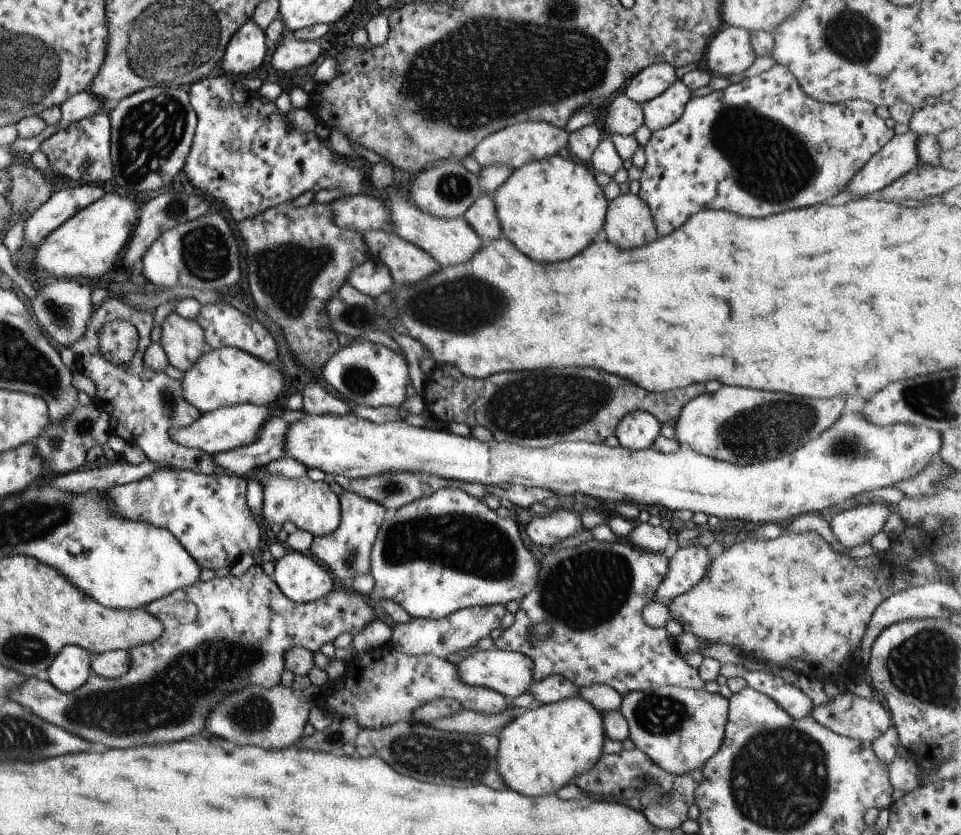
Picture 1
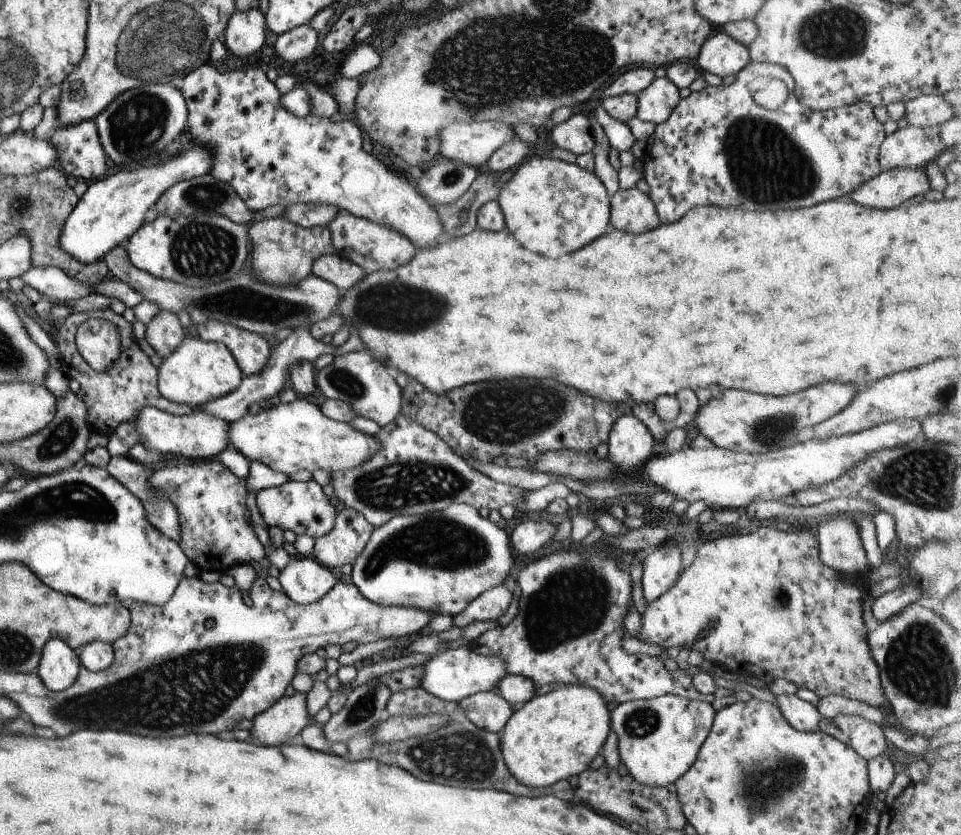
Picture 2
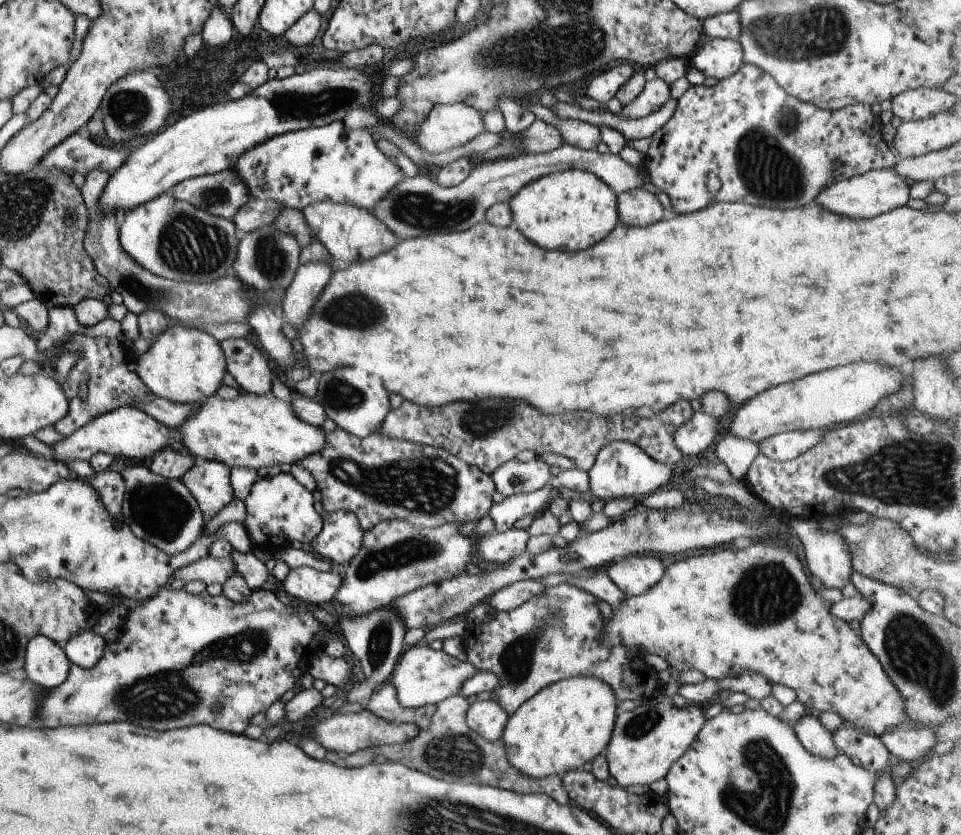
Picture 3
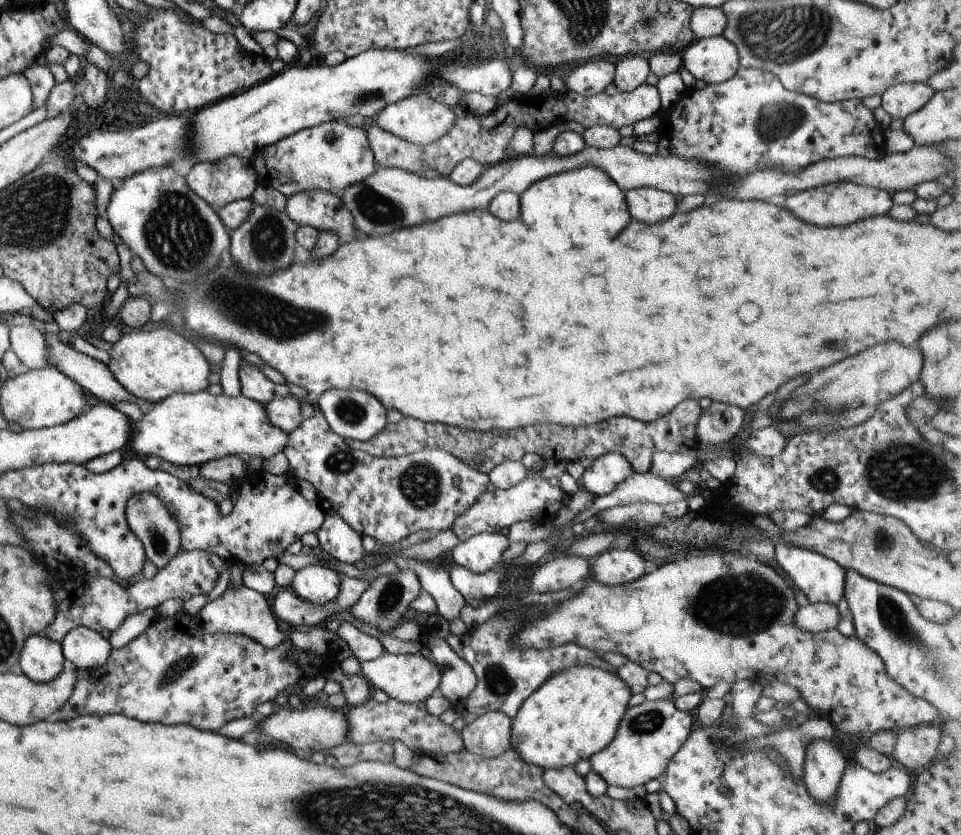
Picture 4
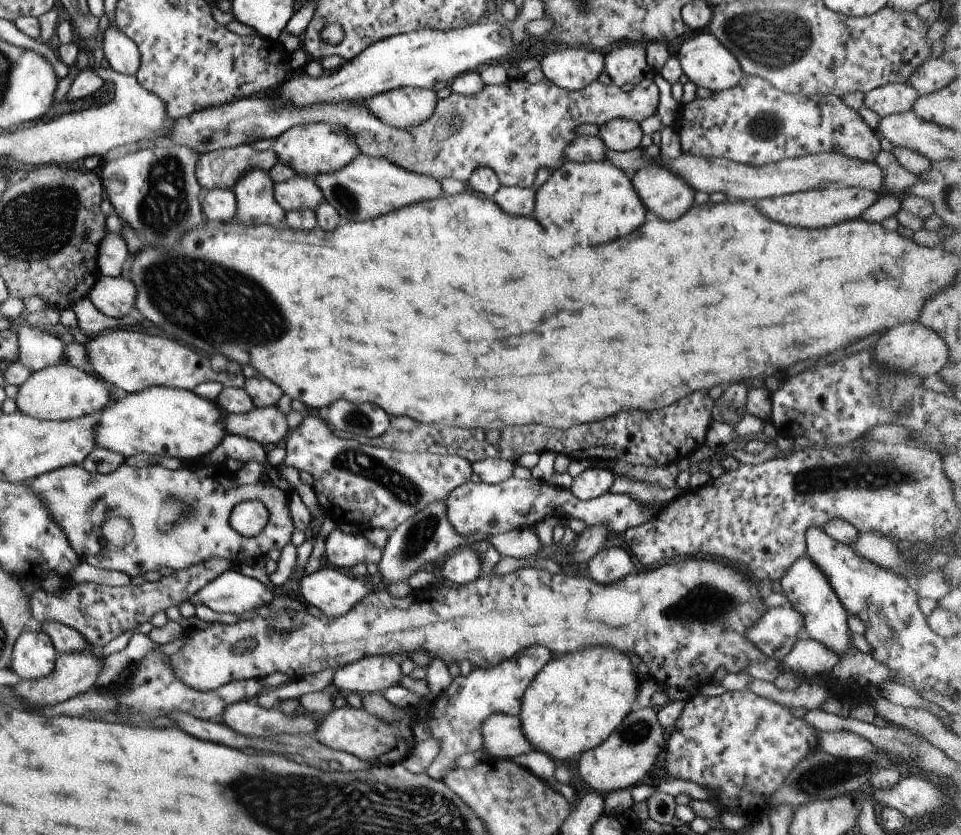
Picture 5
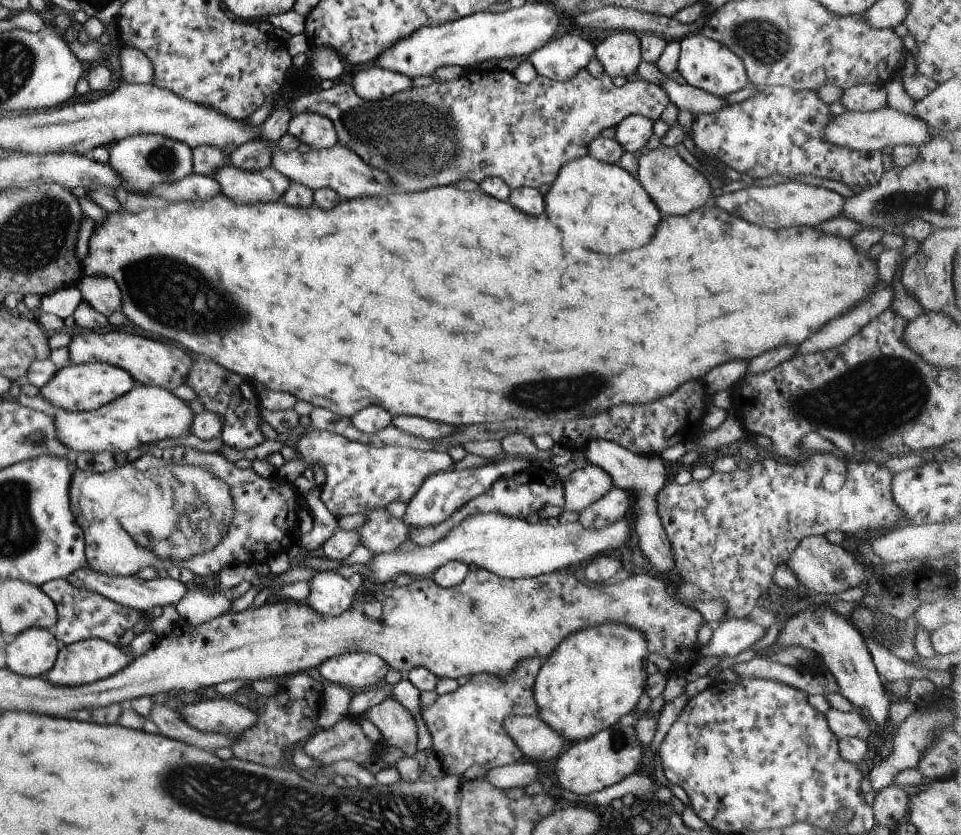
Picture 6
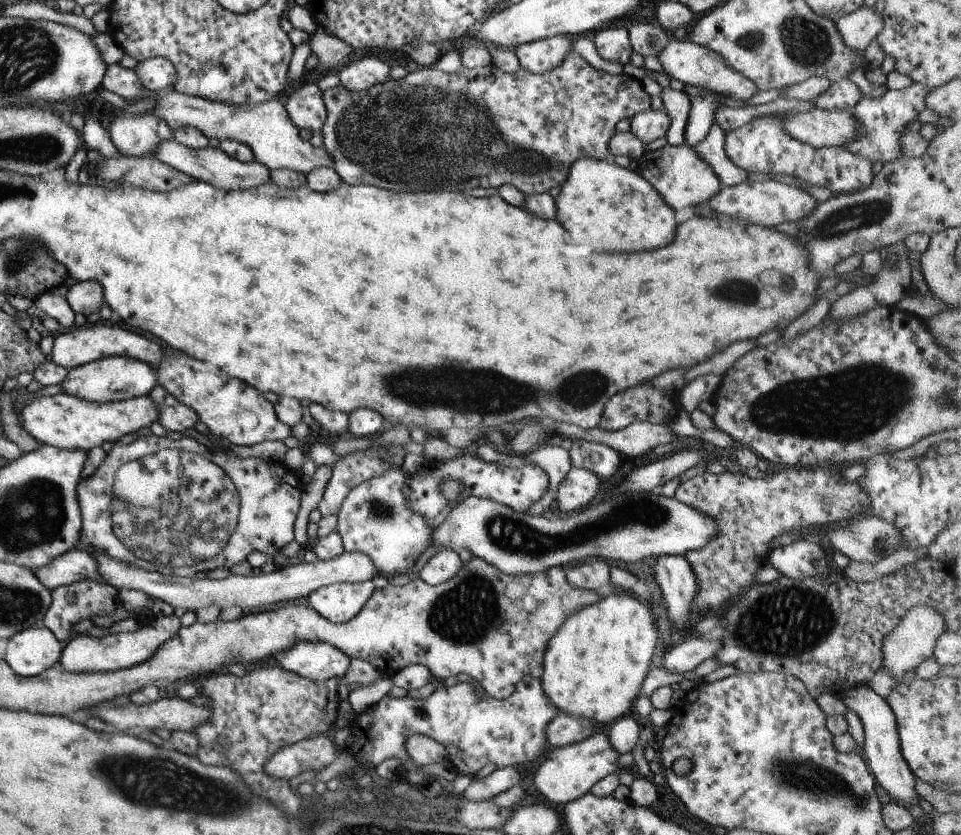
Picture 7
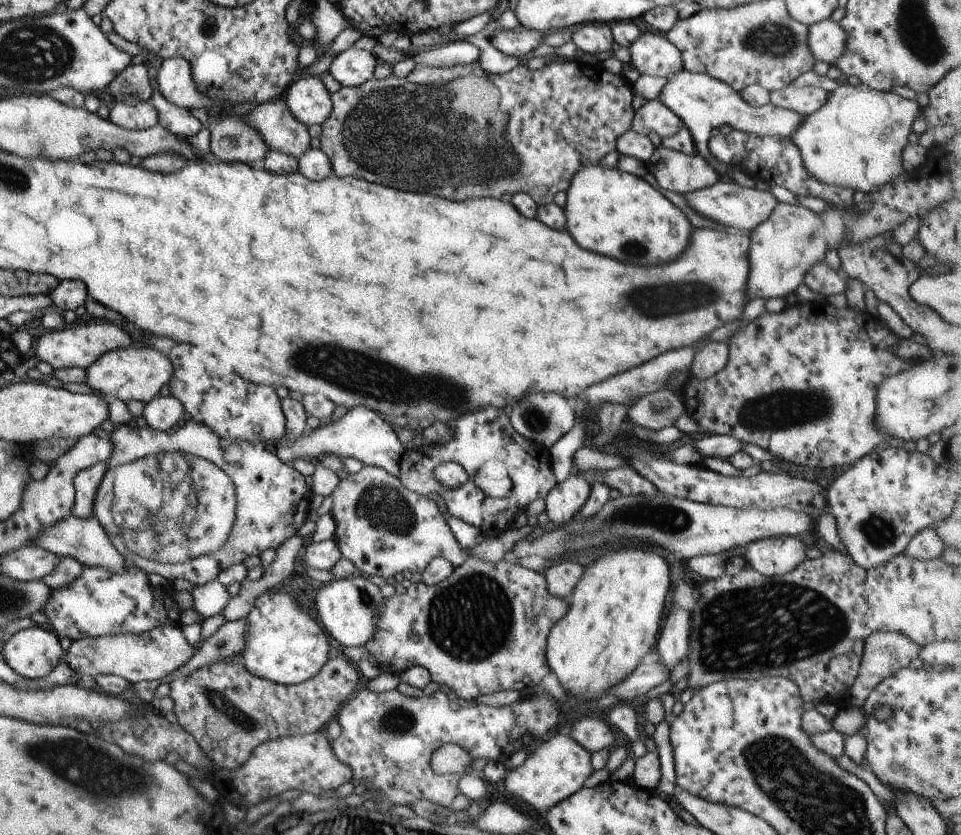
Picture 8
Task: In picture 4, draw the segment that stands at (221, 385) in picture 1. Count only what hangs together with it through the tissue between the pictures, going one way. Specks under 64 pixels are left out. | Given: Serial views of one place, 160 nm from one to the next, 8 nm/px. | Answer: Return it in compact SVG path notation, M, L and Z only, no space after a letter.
M165 324L150 325L141 329L125 329L119 340L113 343L108 352L110 364L106 366L119 386L127 390L138 400L149 402L149 404L162 401L174 393L196 393L205 391L208 387L207 375L209 374L208 363L203 354L190 341L187 341L185 334Z

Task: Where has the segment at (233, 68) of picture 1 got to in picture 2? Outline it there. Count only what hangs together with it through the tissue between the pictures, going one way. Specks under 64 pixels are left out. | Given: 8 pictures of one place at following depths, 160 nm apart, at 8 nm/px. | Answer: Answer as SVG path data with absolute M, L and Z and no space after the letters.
M258 8L245 12L235 10L224 28L223 44L227 54L245 58L263 46L264 15Z

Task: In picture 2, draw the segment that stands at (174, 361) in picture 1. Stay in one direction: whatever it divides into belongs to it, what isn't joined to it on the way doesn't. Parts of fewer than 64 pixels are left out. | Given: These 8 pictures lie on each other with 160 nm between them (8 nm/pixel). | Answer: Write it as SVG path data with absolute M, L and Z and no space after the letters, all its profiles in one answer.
M160 311L145 325L145 342L159 357L169 356L185 339L176 314Z

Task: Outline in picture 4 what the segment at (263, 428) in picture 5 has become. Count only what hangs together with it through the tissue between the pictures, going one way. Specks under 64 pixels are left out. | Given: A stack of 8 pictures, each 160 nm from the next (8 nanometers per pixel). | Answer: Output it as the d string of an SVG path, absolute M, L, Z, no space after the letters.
M290 394L283 397L274 397L264 407L269 422L290 433L302 423L301 404L303 401L295 400Z

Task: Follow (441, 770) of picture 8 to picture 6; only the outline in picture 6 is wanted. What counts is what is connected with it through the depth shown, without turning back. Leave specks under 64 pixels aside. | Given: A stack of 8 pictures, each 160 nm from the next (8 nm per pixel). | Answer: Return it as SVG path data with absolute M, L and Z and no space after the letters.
M391 695L354 719L362 720L364 715L379 730L385 745L399 748L407 757L413 757L419 749L417 727L412 714Z

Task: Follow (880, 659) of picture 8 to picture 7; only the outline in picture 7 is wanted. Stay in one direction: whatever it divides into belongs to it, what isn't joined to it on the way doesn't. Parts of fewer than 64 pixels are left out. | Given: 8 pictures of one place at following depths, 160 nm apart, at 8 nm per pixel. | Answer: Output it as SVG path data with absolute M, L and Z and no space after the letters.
M915 605L905 612L896 627L883 637L883 667L895 680L907 671L924 671L929 667L937 637L944 631L944 618L929 605Z

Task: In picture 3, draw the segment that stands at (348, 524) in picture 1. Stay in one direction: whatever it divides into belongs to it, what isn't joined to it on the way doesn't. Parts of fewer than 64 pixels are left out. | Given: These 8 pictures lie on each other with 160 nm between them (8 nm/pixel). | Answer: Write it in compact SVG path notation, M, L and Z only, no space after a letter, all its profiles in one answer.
M349 511L324 512L327 518L322 520L319 534L310 542L311 552L315 556L327 559L331 563L347 564L357 554L362 543L363 530L359 526L357 517Z

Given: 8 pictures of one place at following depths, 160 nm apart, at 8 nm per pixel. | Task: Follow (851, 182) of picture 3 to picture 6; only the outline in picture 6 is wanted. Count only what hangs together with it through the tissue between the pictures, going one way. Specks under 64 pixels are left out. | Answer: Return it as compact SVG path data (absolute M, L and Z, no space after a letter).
M790 182L773 186L743 188L716 197L715 204L747 222L765 228L793 228L793 226L817 226L821 222L842 214L845 198L827 188Z

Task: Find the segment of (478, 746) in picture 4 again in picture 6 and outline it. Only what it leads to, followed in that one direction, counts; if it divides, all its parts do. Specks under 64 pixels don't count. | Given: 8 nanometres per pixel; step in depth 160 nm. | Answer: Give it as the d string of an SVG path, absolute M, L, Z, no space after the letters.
M513 715L503 719L502 727L525 760L545 762L556 758L567 743L537 716Z

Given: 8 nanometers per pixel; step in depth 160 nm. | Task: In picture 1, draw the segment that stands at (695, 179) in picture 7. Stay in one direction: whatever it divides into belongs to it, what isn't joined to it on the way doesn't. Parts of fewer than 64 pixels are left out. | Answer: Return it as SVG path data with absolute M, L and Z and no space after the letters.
M631 193L617 195L608 202L602 228L605 240L623 250L649 244L657 238L647 205Z

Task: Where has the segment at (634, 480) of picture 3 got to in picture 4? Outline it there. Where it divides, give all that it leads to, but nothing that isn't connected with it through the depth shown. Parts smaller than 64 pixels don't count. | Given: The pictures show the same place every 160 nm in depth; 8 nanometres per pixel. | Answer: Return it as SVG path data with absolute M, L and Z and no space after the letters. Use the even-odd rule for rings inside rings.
M609 451L599 455L591 466L583 470L579 485L593 498L602 497L633 473L632 466L622 454ZM663 451L654 454L648 472L676 483L681 479L681 474L687 472L691 466L697 466L694 455L669 454Z

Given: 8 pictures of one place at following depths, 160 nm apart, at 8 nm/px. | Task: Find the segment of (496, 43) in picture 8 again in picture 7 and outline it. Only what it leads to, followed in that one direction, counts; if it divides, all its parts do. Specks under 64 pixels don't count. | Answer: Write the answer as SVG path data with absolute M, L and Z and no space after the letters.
M555 35L522 44L513 48L513 51L521 69L540 75L561 64L561 61L572 51L572 41L574 38L566 35Z

